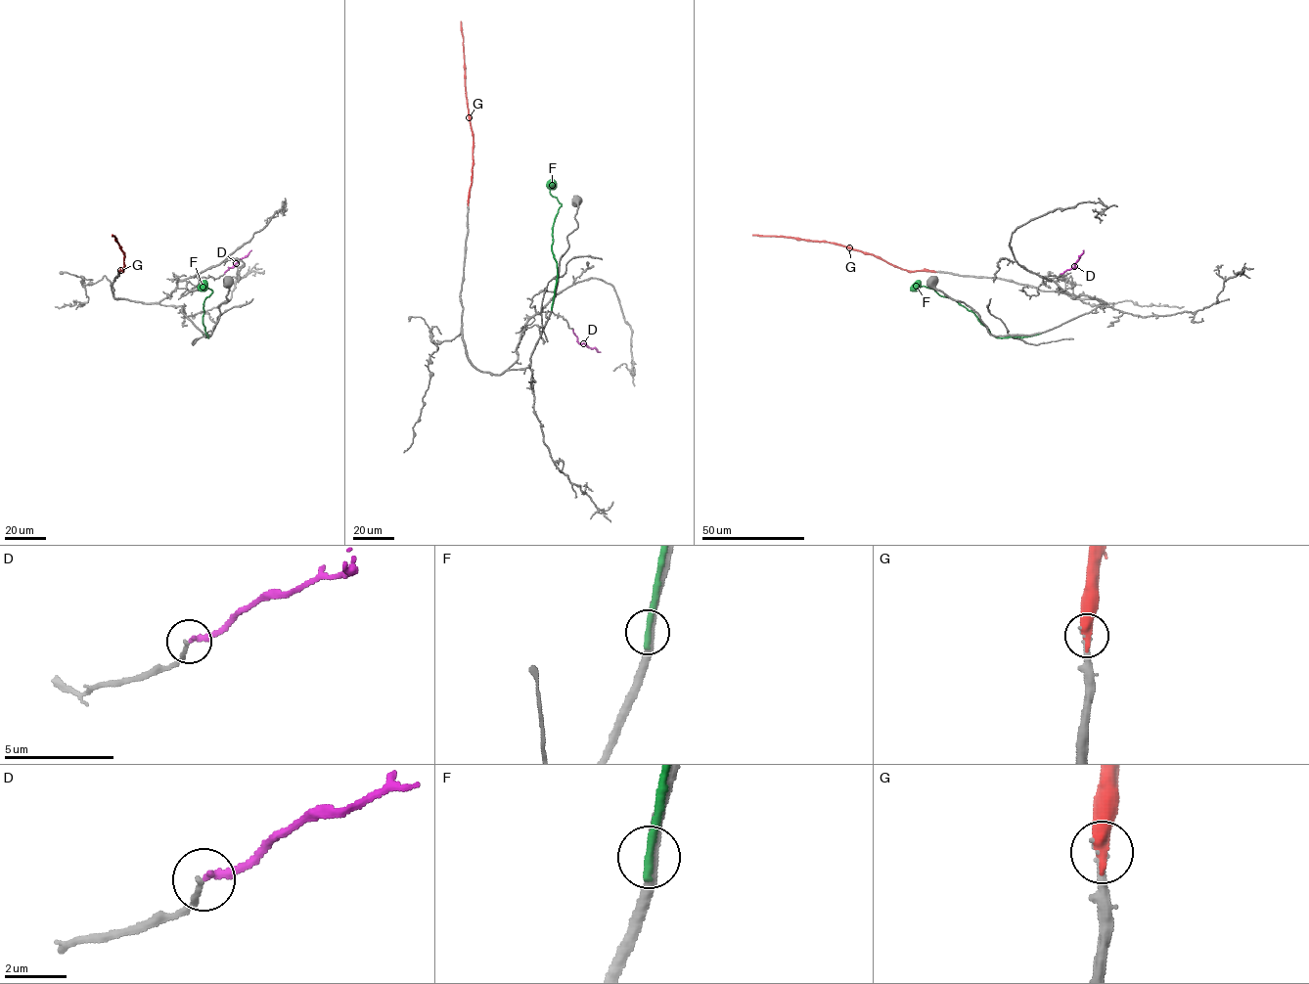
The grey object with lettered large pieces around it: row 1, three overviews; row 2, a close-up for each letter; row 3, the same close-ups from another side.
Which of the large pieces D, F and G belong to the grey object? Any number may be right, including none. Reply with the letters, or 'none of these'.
D, G

